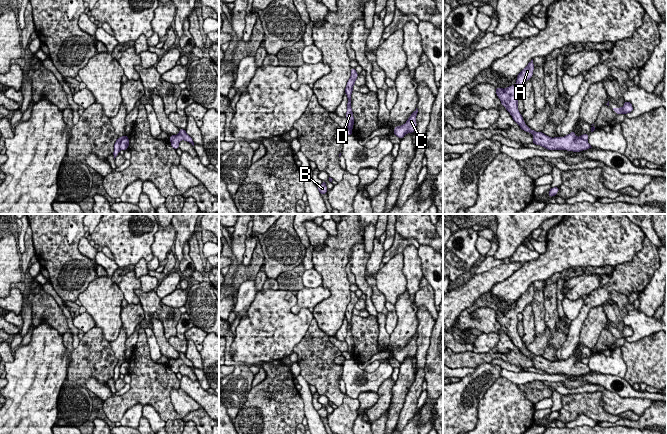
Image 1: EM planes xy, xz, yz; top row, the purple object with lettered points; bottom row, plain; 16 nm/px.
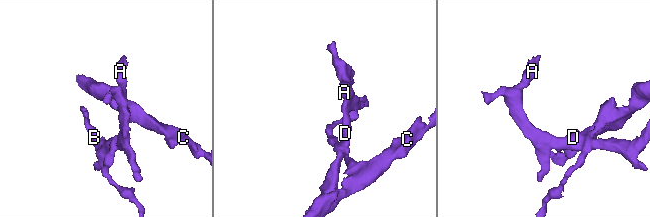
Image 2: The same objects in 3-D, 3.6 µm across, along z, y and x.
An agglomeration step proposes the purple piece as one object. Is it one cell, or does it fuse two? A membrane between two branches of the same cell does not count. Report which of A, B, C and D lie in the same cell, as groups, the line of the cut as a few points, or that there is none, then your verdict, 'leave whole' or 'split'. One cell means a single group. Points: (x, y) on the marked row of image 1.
A B D / C | xy (127, 136), (120, 142), (119, 149) | split

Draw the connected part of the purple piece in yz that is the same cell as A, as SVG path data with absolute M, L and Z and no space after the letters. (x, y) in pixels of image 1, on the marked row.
M533 59L528 65L518 74L517 81L514 85L502 89L496 88L497 97L500 99L502 106L510 113L513 120L526 132L533 134L533 144L540 145L548 150L567 150L573 152L580 152L592 148L587 140L577 137L575 132L564 137L551 138L546 136L543 132L536 132L531 130L524 122L522 115L518 110L518 89L522 89L525 82L533 76L534 64Z

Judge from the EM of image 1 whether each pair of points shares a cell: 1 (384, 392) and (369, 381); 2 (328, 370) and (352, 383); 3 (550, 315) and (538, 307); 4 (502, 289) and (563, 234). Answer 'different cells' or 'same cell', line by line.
1: different cells
2: different cells
3: different cells
4: same cell

